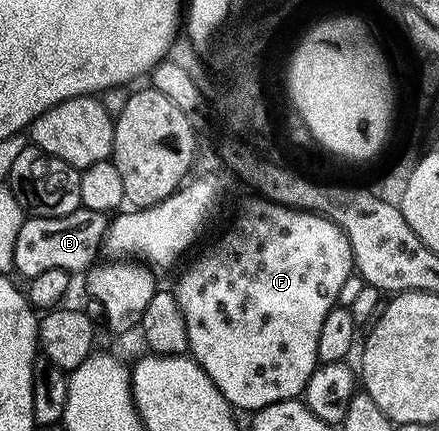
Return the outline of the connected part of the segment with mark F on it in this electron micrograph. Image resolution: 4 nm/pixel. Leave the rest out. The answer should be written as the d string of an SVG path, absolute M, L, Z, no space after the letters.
M254 197L247 199L239 207L231 228L208 249L204 255L199 255L183 271L183 276L173 284L173 290L177 299L177 305L185 317L185 329L187 330L187 346L190 358L202 367L208 377L217 385L217 389L226 397L232 408L239 407L246 413L260 411L274 403L280 403L286 399L302 396L307 388L309 377L319 363L319 338L321 337L321 325L325 325L325 317L340 302L339 294L347 283L347 278L353 275L355 258L351 252L349 237L332 219L325 215L314 215L311 211L298 211L292 207L282 207L269 199Z

